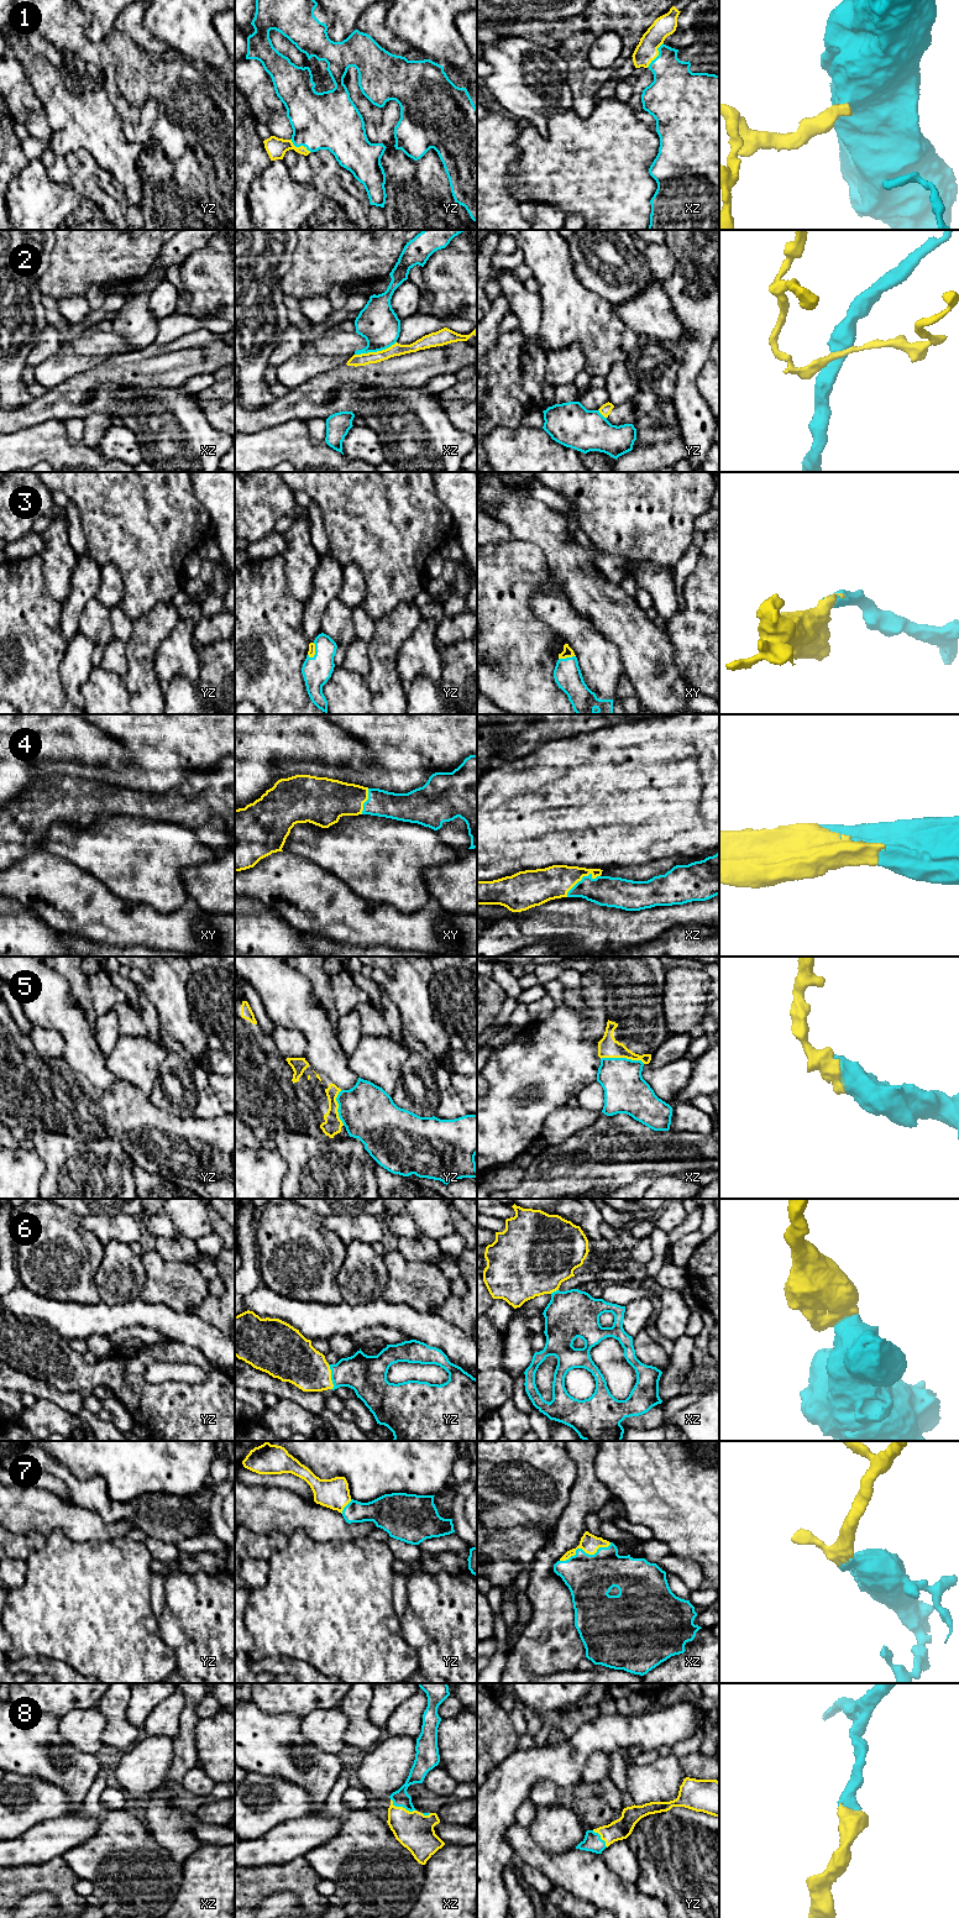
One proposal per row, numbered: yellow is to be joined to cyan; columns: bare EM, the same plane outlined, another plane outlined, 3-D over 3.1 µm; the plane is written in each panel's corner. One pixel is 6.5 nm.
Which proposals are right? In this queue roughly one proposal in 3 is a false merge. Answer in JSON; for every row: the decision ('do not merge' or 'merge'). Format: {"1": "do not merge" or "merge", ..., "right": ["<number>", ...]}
{"1": "merge", "2": "do not merge", "3": "merge", "4": "merge", "5": "merge", "6": "merge", "7": "merge", "8": "merge", "right": ["1", "3", "4", "5", "6", "7", "8"]}

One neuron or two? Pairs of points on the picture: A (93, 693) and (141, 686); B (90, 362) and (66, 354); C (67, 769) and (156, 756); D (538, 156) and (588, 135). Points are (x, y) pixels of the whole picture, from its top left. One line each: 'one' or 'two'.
A: two
B: one
C: one
D: one

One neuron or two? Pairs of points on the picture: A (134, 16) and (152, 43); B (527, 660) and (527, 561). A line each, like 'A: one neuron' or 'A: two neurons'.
A: one neuron
B: one neuron

